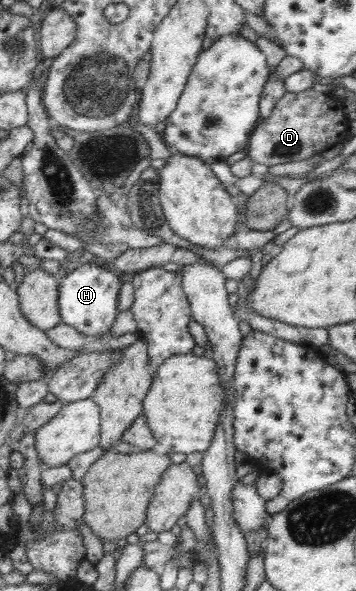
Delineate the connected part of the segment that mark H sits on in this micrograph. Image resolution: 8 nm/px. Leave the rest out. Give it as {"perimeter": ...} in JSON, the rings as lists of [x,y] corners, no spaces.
{"perimeter":[[[89,263],[77,266],[60,280],[59,313],[63,324],[73,326],[87,336],[103,336],[110,332],[120,313],[119,291],[124,277],[105,264]]]}

